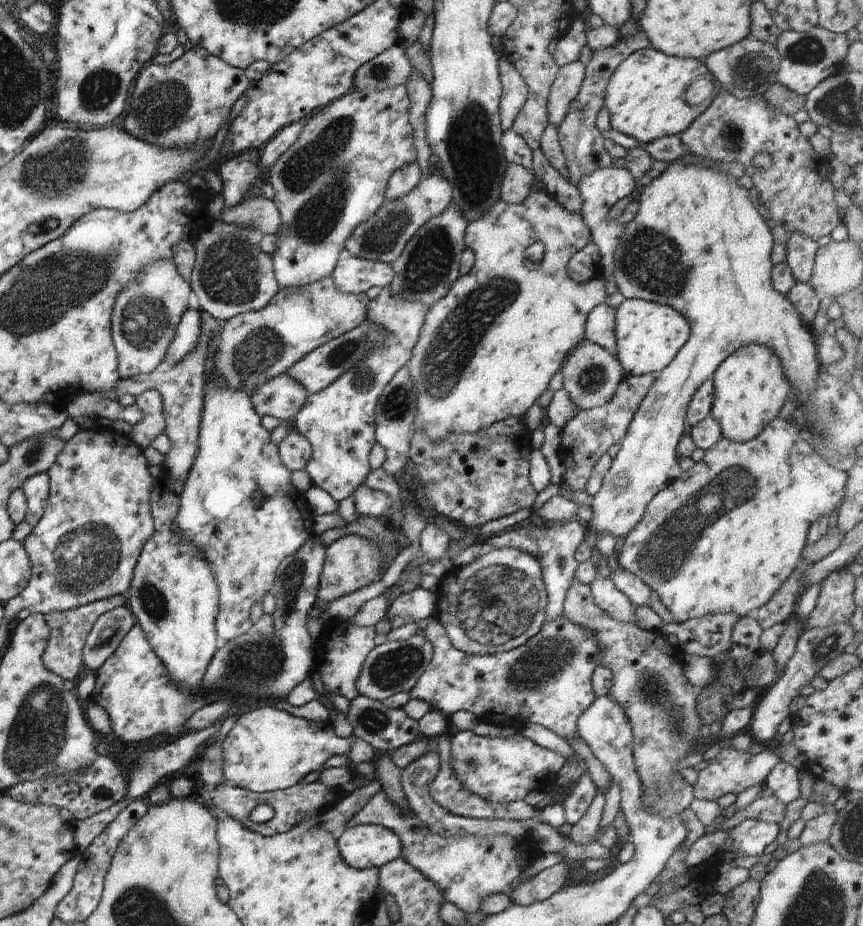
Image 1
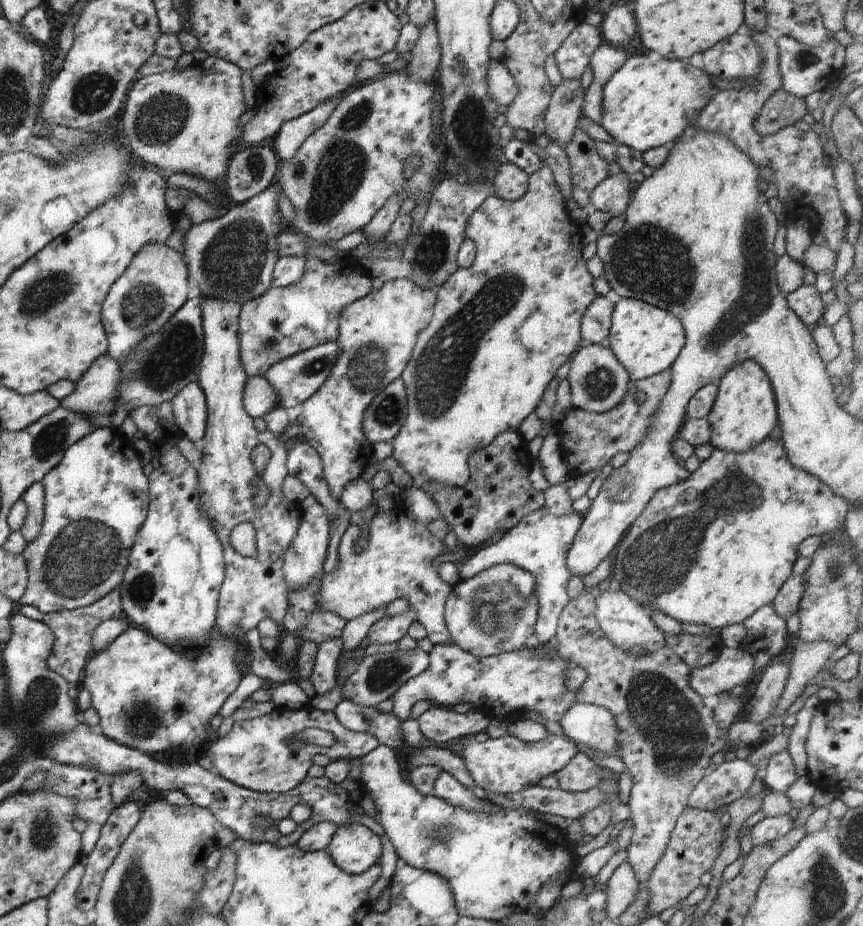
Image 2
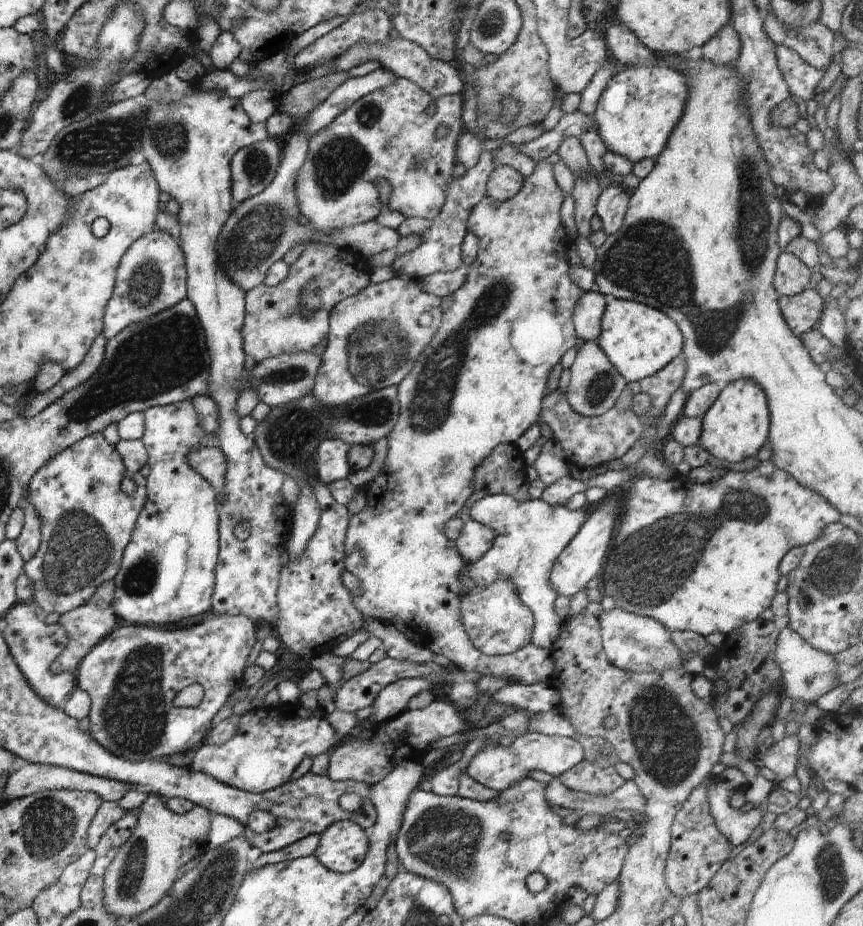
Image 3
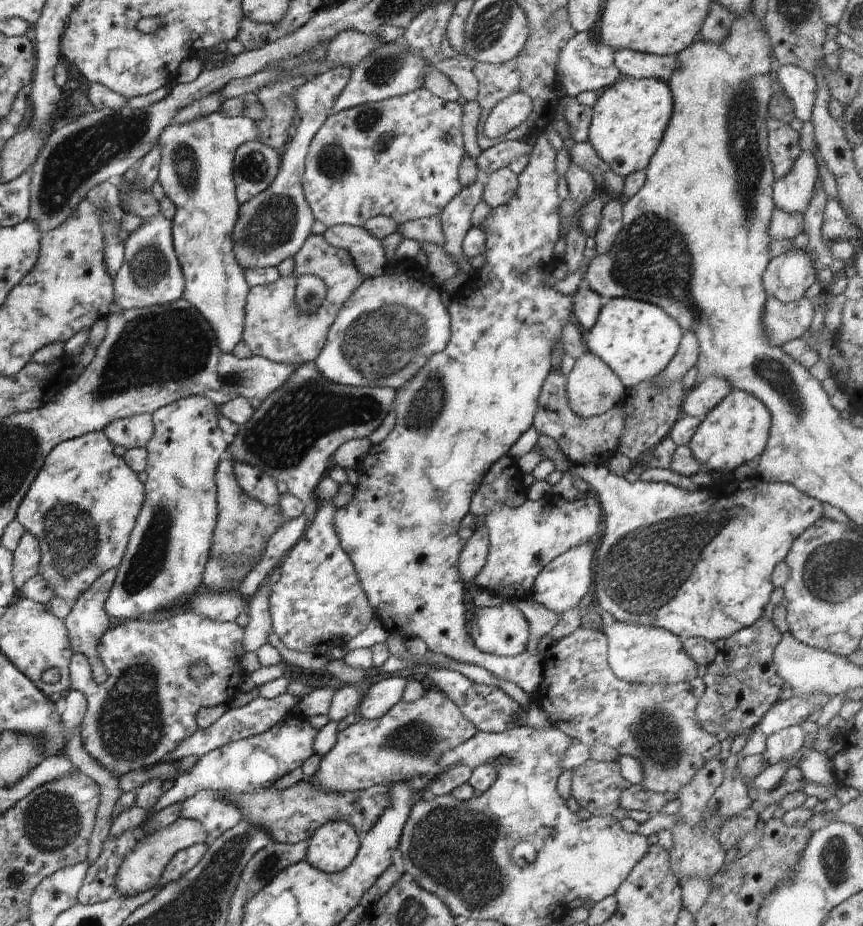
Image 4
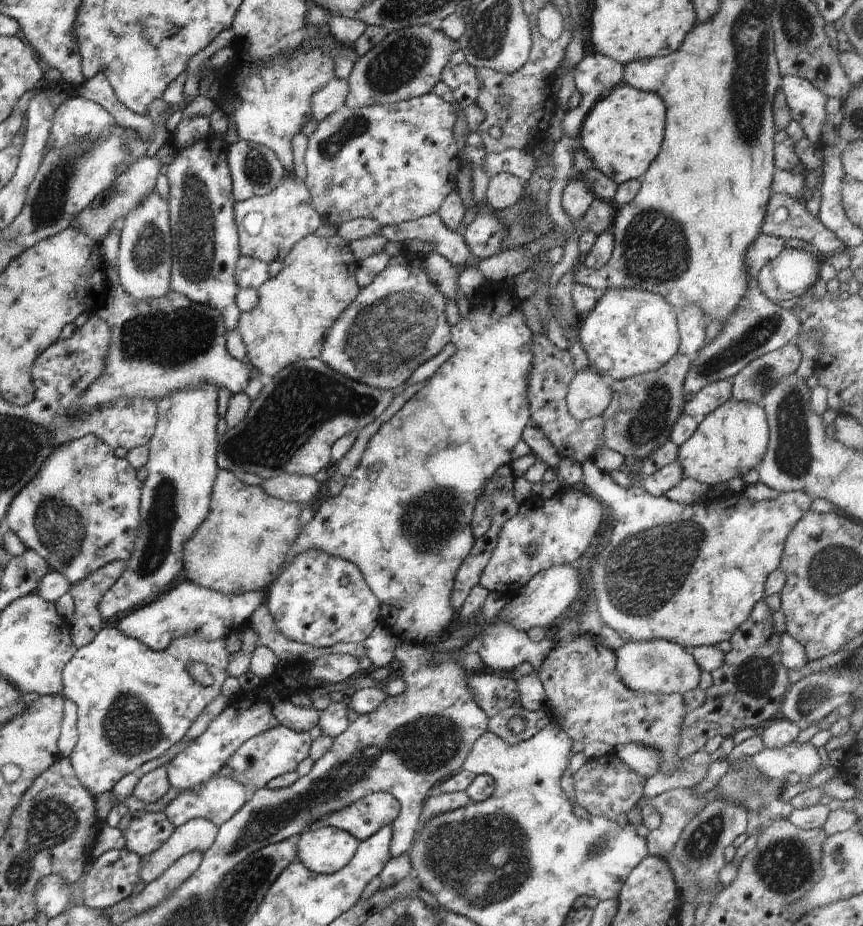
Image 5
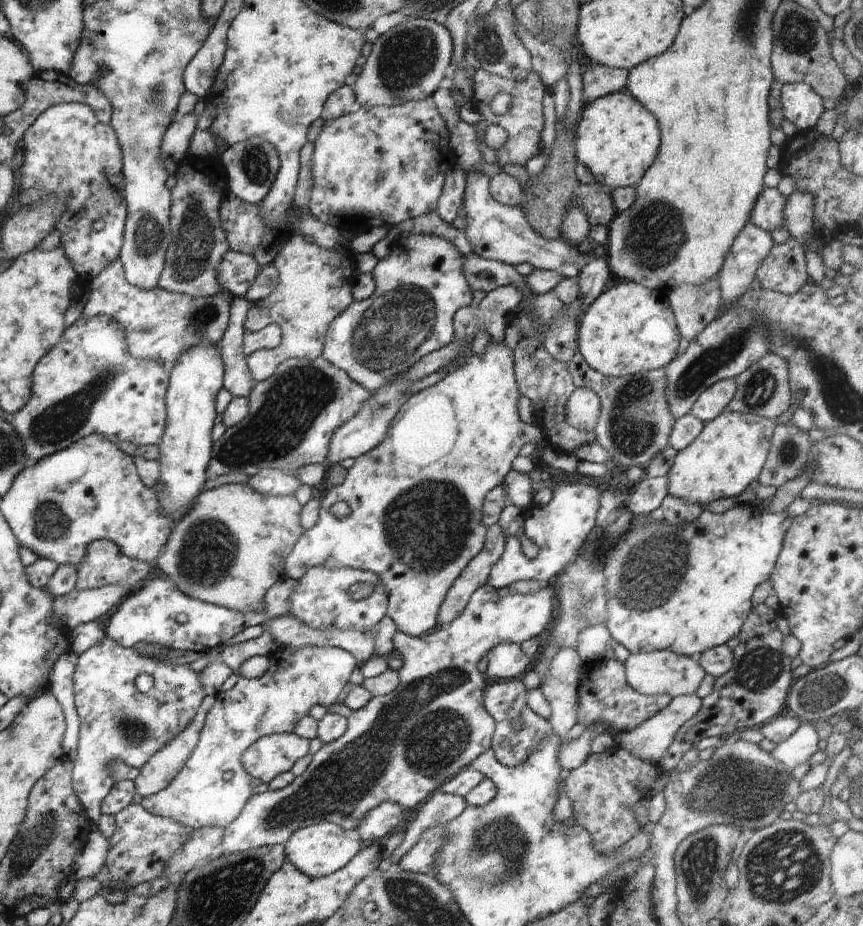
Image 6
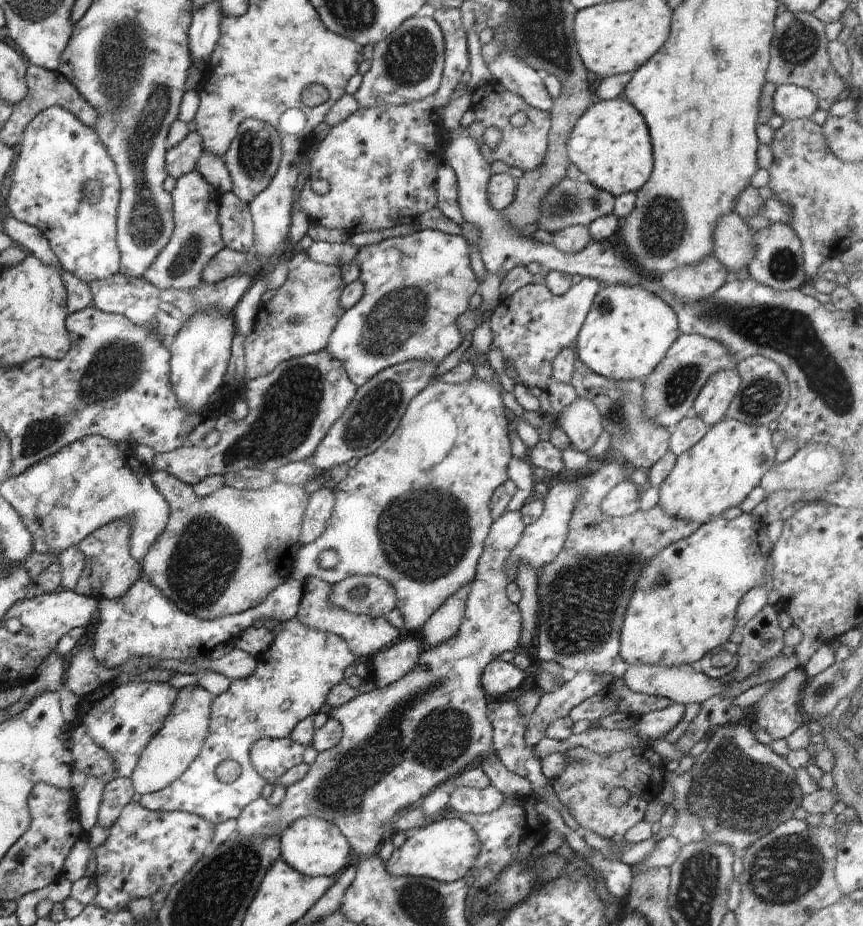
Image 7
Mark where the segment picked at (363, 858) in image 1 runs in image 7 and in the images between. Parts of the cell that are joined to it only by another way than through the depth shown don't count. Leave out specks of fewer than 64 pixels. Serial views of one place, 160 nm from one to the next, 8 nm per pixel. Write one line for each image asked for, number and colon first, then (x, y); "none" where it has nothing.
2: (354, 848)
3: (343, 846)
4: (332, 848)
5: (325, 850)
6: (318, 850)
7: (315, 847)

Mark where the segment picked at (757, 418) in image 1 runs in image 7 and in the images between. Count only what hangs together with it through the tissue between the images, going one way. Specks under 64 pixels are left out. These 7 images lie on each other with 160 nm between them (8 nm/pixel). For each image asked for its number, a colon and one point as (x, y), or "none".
2: (745, 413)
3: (736, 427)
4: (736, 431)
5: (729, 442)
6: (731, 451)
7: (718, 473)

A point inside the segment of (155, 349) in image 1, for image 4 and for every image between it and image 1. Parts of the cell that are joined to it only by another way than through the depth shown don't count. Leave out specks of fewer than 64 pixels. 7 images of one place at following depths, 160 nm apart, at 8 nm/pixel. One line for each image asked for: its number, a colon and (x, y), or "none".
2: (155, 286)
3: (151, 277)
4: (150, 275)

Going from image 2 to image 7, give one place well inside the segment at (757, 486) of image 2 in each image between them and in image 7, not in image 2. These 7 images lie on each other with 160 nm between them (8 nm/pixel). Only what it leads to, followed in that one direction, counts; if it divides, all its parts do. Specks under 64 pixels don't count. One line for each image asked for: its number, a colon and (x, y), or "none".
3: (705, 557)
4: (699, 564)
5: (690, 574)
6: (685, 589)
7: (683, 606)

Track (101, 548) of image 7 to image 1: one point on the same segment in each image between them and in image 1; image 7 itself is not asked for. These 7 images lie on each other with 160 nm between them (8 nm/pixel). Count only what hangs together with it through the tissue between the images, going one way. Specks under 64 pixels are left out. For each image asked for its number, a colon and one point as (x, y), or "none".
1: (68, 630)
2: (72, 629)
3: (86, 626)
4: (88, 621)
5: (86, 623)
6: (103, 564)

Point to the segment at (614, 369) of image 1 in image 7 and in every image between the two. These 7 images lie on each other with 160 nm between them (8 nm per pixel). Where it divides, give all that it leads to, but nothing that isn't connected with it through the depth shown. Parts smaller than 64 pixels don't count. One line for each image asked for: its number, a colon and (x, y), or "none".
2: (598, 382)
3: (595, 385)
4: (593, 389)
5: (589, 395)
6: (583, 407)
7: (581, 421)

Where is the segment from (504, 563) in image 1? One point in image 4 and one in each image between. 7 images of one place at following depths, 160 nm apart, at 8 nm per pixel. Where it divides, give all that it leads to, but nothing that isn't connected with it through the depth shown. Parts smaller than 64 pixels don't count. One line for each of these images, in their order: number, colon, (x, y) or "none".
2: (495, 612)
3: (497, 622)
4: (502, 630)

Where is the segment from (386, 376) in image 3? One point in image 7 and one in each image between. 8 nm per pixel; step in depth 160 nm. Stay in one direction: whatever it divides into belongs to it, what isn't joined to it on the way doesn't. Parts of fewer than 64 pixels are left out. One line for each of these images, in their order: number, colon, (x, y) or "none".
4: (385, 332)
5: (395, 324)
6: (419, 286)
7: (415, 287)

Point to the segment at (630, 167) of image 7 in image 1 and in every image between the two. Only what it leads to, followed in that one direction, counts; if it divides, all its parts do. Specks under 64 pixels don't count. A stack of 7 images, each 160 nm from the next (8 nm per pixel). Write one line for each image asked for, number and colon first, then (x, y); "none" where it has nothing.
1: (645, 98)
2: (648, 102)
3: (639, 108)
4: (629, 119)
5: (622, 134)
6: (616, 138)

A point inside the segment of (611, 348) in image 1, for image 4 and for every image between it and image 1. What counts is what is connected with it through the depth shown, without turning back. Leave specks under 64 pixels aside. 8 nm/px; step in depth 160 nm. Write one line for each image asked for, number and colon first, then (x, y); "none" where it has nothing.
2: (595, 325)
3: (589, 311)
4: (587, 304)

